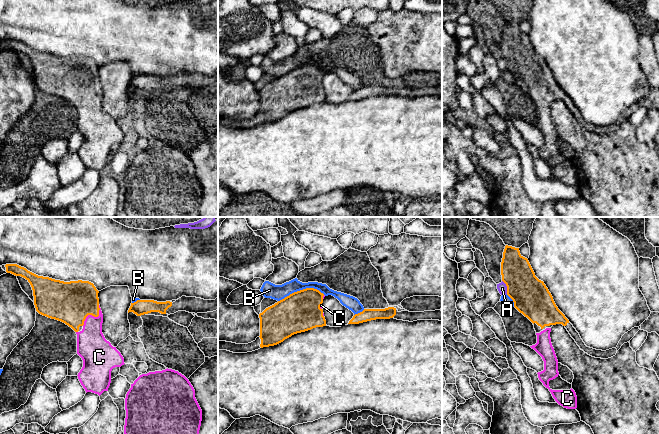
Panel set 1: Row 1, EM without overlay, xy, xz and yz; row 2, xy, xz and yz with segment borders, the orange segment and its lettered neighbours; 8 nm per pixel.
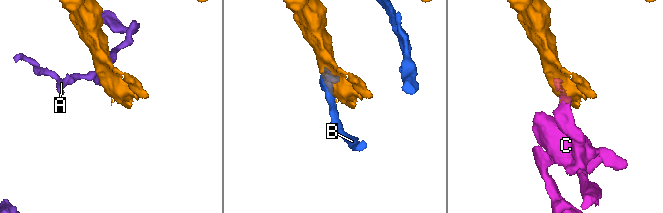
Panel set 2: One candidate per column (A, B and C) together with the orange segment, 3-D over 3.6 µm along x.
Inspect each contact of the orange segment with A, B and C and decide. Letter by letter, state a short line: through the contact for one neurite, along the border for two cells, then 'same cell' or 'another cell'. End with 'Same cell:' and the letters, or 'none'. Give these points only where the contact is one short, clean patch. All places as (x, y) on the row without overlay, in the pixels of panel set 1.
A: another cell
B: another cell
C: same cell
Same cell: C

